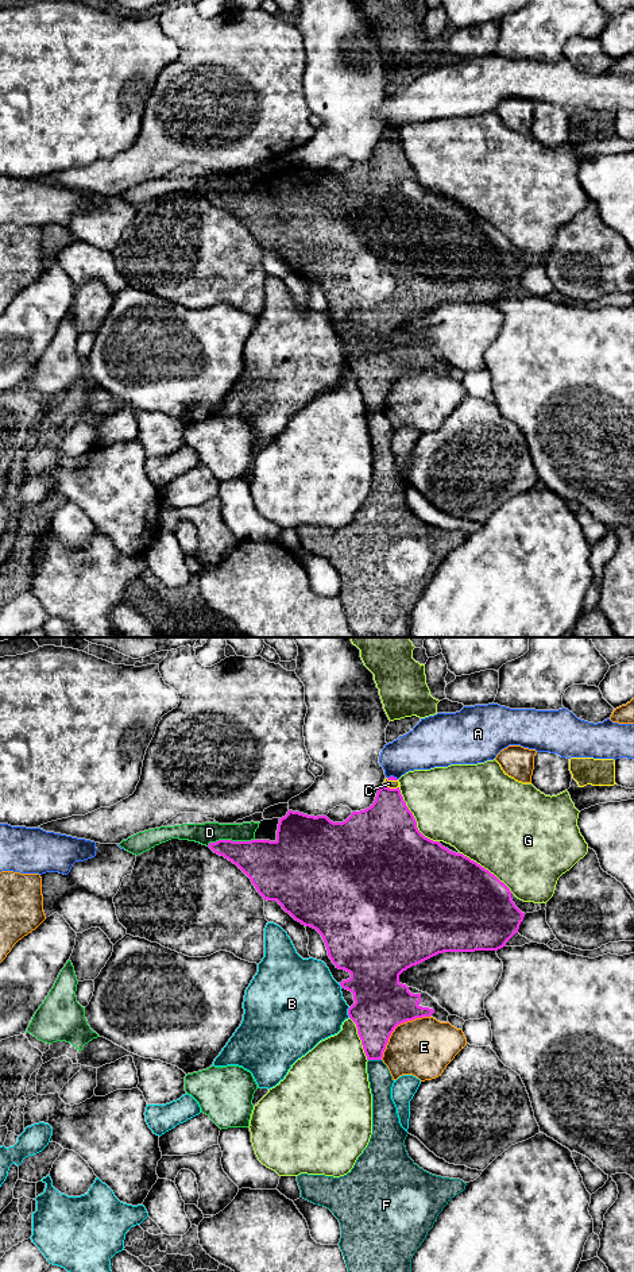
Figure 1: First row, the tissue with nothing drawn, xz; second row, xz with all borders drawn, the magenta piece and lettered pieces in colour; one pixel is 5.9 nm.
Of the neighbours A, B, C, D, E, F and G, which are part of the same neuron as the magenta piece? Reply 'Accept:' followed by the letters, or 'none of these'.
Accept: none of these

